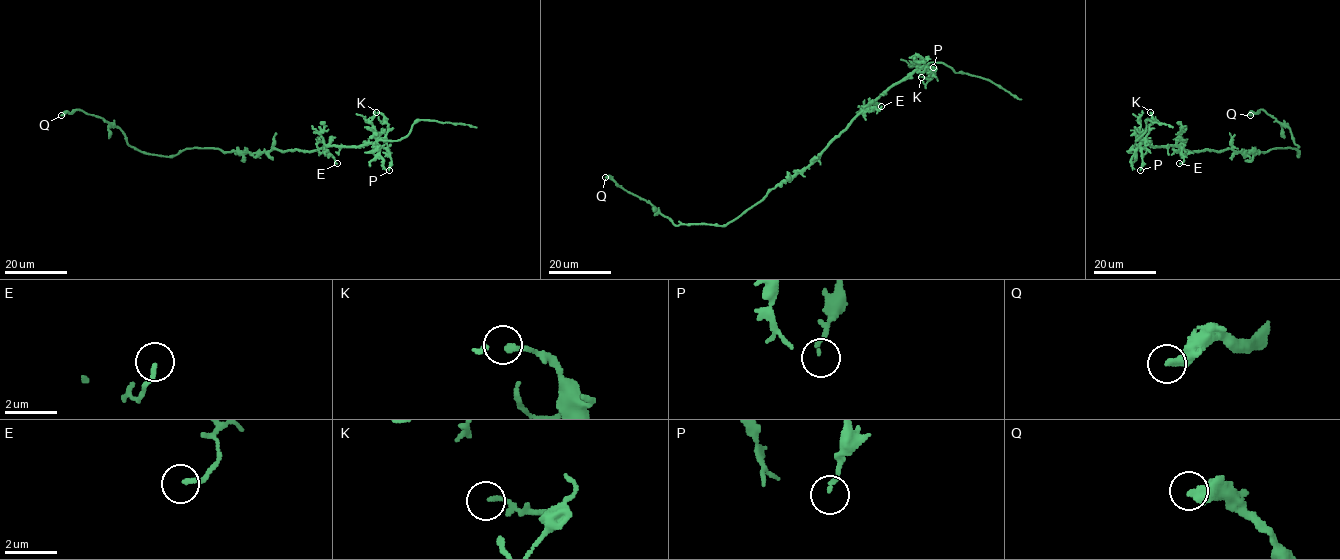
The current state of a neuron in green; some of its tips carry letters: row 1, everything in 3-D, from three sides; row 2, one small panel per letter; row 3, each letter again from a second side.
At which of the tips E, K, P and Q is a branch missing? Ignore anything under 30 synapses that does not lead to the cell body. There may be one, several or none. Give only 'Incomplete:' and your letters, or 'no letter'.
Incomplete: no letter

